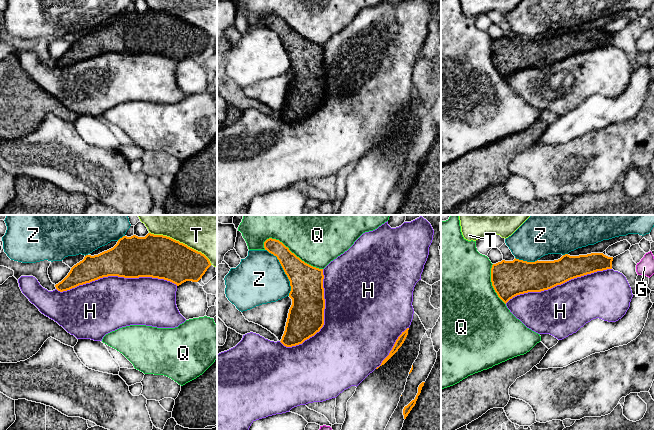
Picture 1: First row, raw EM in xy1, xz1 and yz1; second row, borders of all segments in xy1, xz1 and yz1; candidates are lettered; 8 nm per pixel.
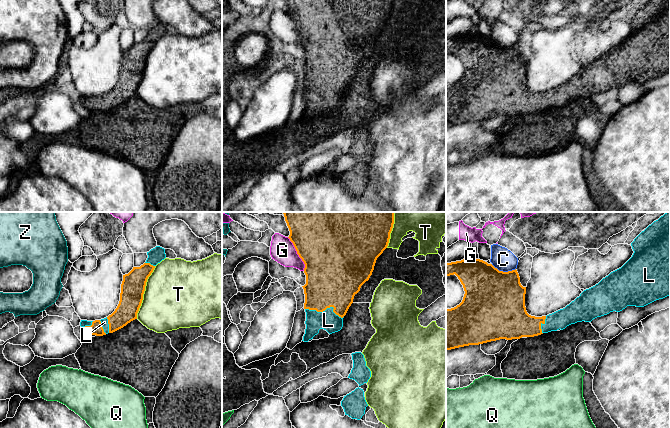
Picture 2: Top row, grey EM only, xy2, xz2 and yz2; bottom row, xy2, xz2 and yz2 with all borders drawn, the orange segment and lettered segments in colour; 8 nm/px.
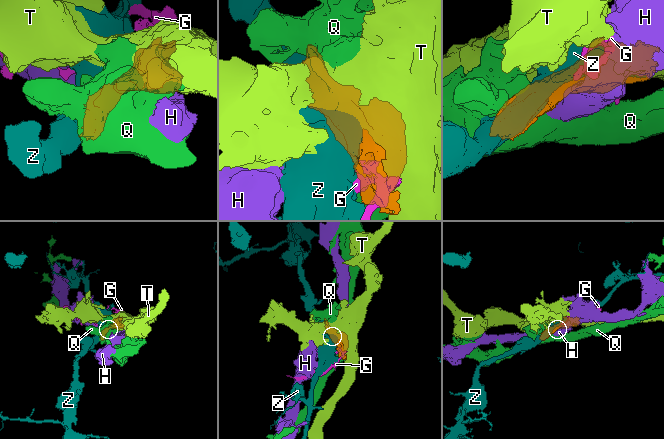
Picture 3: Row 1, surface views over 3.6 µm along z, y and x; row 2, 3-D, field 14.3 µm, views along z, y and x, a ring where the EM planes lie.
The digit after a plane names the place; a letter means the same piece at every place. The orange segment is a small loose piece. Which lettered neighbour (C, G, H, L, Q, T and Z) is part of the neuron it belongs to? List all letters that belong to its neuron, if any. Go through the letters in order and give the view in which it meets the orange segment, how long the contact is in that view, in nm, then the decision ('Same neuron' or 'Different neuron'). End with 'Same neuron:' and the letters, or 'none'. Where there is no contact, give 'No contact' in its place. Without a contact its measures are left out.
C: Touches orange in yz2. Shared border 200 nm. Different neuron
G: Touches orange in xz2. Shared border 300 nm. Different neuron
H: Touches orange in xy1. Shared border 1000 nm. Different neuron
L: Touches orange in xz2. Shared border 320 nm. Same neuron
Q: Touches orange in xz1. Shared border 550 nm. Different neuron
T: Touches orange in xy1. Shared border 550 nm. Different neuron
Z: Touches orange in xz1. Shared border 420 nm. Different neuron
Same neuron: L

